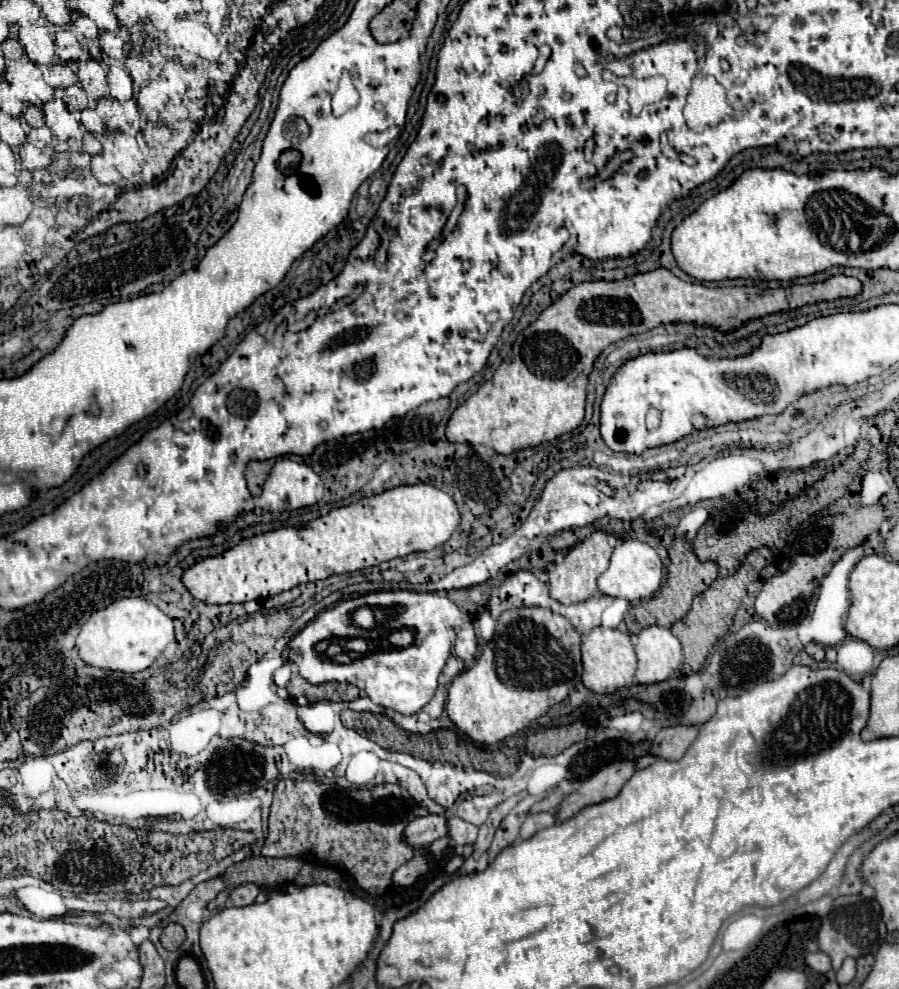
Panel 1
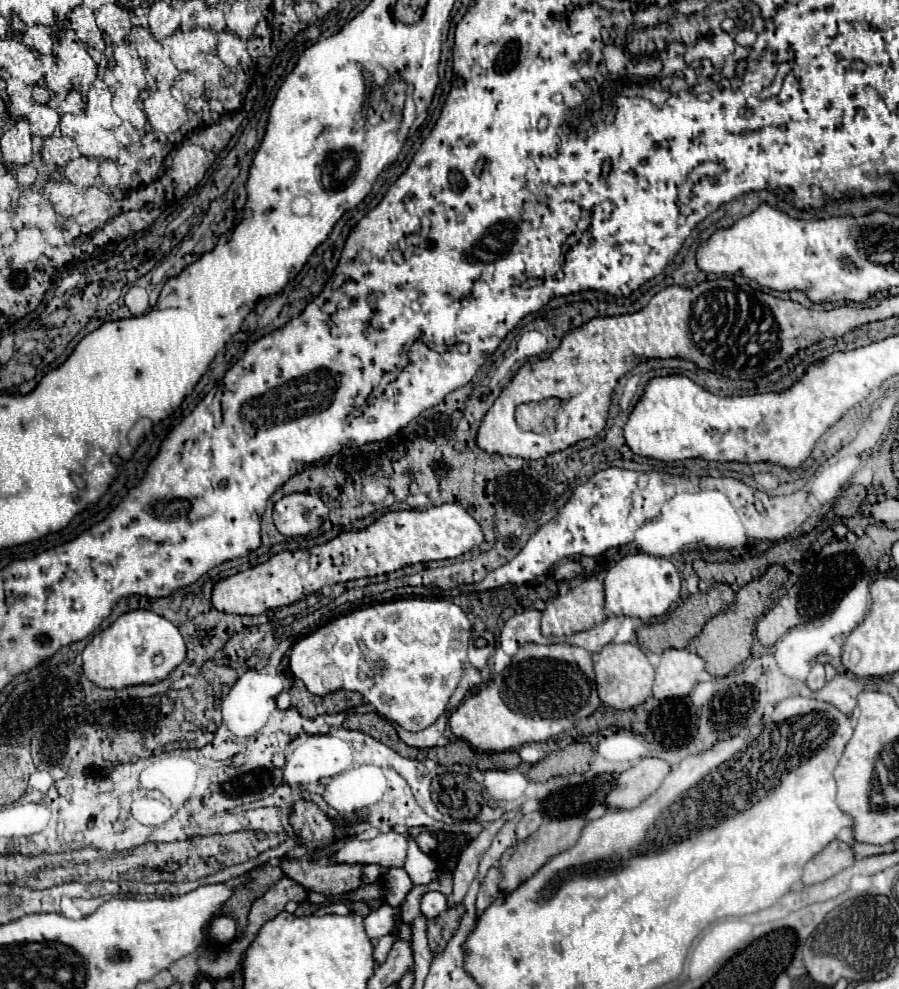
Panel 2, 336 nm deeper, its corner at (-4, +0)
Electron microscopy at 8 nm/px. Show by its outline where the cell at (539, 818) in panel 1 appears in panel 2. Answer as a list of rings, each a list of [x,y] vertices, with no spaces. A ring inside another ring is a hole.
[[[493,866],[487,874],[487,878],[481,882],[481,888],[479,888],[479,894],[477,894],[477,916],[481,916],[489,906],[491,902],[495,900],[497,892],[499,892],[499,868]]]

